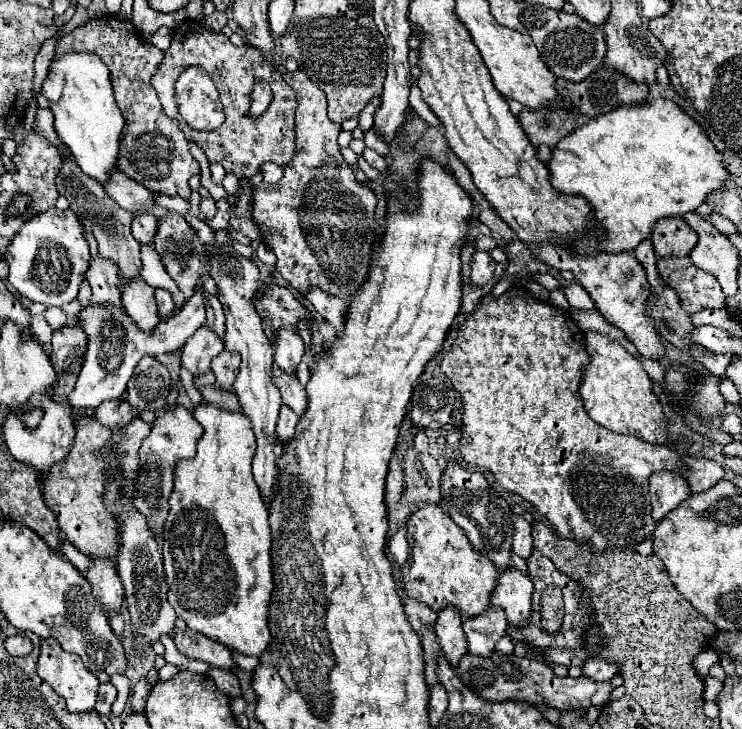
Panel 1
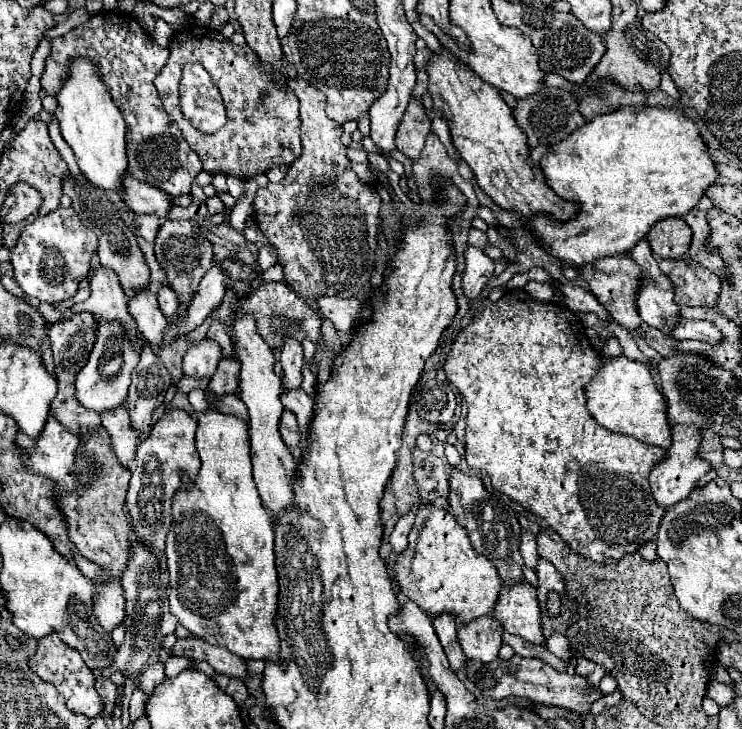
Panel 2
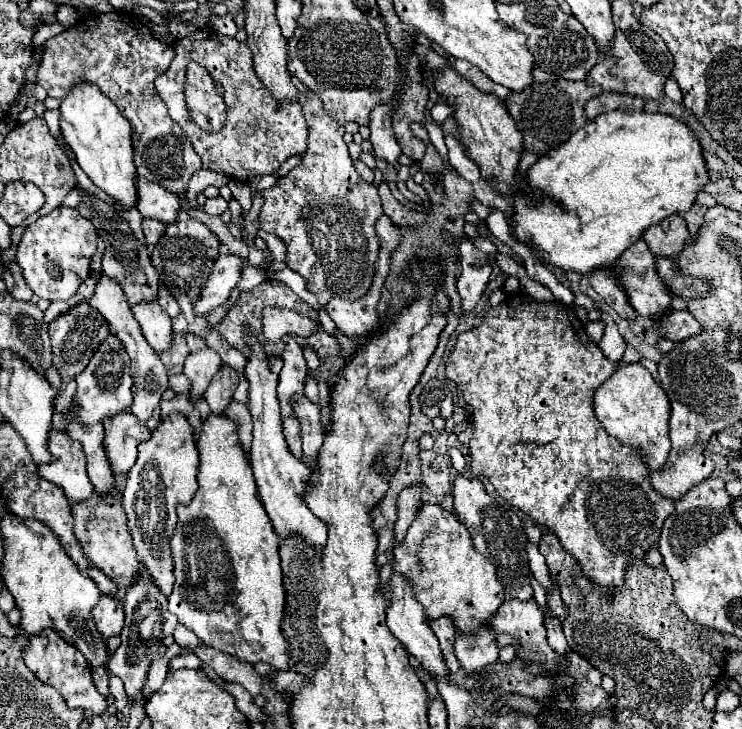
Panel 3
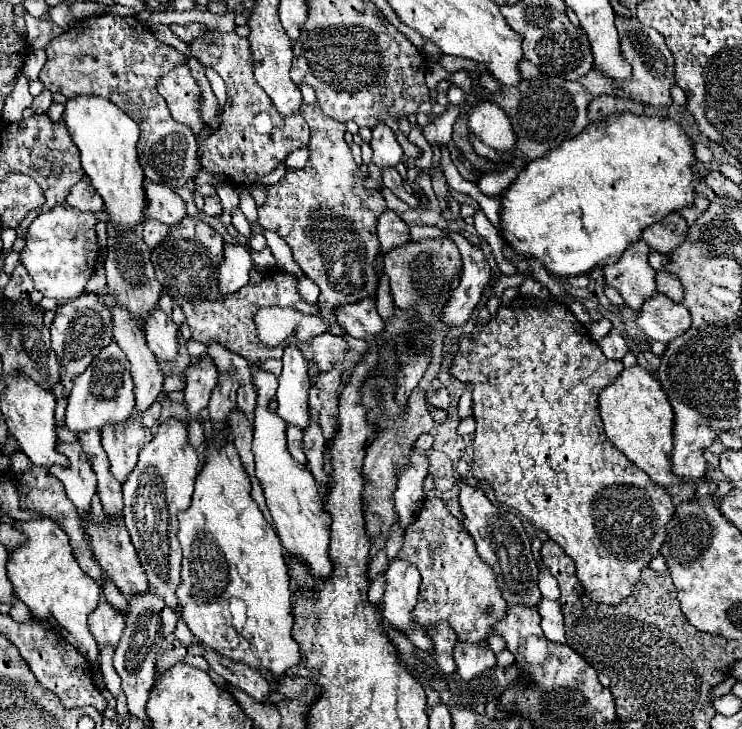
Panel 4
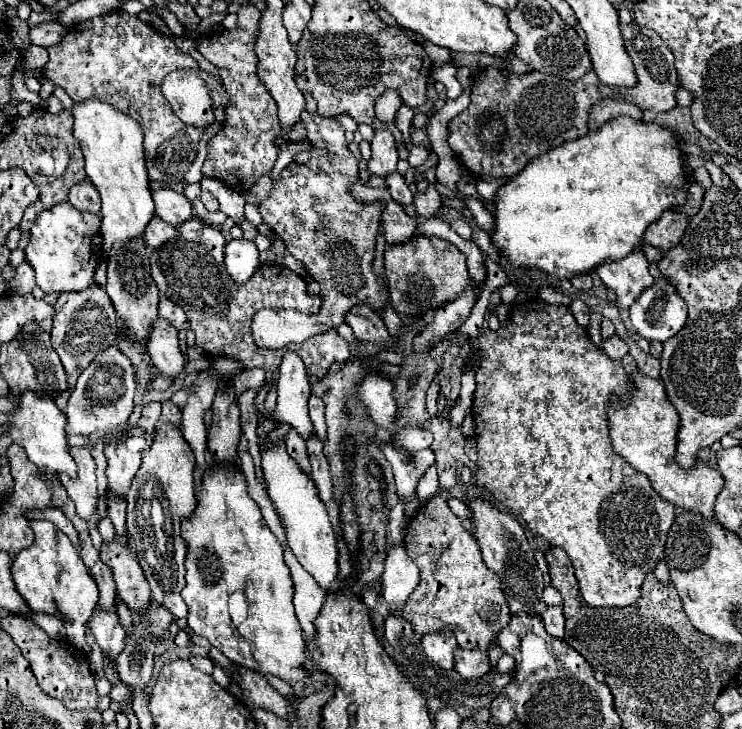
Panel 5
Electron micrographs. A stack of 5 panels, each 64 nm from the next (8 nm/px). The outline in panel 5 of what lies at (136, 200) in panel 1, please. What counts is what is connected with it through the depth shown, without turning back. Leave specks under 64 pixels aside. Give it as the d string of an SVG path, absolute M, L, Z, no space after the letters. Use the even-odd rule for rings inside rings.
M160 186L158 190L152 188L154 198L154 214L162 220L166 220L172 226L178 226L192 218L192 208L186 196L174 192L168 186Z

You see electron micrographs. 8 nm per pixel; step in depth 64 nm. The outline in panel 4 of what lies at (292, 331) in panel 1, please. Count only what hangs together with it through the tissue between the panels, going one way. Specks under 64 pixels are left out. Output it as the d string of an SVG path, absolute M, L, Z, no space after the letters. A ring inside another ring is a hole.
M288 344L282 356L284 368L278 376L278 410L276 414L300 428L308 424L308 390L312 386L308 378L308 364L296 344Z

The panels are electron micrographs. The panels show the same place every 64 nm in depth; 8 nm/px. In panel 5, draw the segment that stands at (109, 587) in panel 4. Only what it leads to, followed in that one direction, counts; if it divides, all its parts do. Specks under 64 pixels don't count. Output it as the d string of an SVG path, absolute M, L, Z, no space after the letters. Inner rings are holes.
M116 600L116 612L118 612L118 616L120 616L120 624L124 626L124 630L126 632L130 632L130 624L132 624L132 612L130 612L130 608L124 604L124 602L120 602L120 600Z

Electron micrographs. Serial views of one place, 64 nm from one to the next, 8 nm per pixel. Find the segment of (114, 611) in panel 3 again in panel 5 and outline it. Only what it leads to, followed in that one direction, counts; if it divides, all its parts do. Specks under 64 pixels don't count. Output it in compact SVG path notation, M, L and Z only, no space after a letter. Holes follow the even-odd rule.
M98 608L92 614L88 626L92 630L94 640L102 646L104 654L108 654L110 660L114 662L114 656L118 656L118 652L122 652L122 640L126 636L122 624L118 622L118 614Z

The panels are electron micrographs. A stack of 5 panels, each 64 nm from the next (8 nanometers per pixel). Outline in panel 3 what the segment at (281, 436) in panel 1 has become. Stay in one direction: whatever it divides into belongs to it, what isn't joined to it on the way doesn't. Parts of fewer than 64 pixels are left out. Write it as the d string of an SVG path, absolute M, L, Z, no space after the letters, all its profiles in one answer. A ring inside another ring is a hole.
M286 416L282 420L282 428L284 428L284 436L286 436L286 442L288 442L288 448L290 452L296 456L296 458L302 458L302 444L300 444L300 424L294 416Z

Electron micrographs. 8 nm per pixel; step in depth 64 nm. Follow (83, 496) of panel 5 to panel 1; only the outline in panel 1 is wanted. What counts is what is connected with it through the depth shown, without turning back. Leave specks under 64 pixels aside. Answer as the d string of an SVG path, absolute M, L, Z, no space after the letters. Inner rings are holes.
M34 394L30 396L30 400L22 406L22 412L26 410L42 410L44 416L38 422L38 426L34 430L30 430L18 416L18 410L10 410L10 414L6 416L4 424L2 424L2 434L4 434L4 442L10 450L10 454L16 460L22 460L24 464L34 466L36 470L46 470L50 468L50 464L56 464L58 460L62 460L62 456L66 456L66 452L70 452L72 444L74 444L74 420L72 420L72 408L68 404L60 404L54 402L52 398L44 396L44 394Z

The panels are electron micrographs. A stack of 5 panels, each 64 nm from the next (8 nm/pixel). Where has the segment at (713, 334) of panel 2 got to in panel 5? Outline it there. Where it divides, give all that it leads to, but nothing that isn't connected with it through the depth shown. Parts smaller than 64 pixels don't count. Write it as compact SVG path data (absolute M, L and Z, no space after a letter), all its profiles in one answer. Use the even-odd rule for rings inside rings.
M656 282L646 288L642 296L630 308L630 320L634 330L648 342L666 342L676 336L688 318L686 302L678 296L674 286Z

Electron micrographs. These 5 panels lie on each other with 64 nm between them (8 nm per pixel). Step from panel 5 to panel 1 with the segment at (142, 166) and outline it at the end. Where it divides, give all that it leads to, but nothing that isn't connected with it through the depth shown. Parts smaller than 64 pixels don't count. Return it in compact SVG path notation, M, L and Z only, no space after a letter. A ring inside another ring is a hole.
M68 52L54 60L48 68L48 76L42 82L42 94L50 102L54 112L54 130L58 138L70 148L78 166L98 180L100 184L116 168L120 134L124 128L122 112L114 100L110 84L110 70L92 52Z

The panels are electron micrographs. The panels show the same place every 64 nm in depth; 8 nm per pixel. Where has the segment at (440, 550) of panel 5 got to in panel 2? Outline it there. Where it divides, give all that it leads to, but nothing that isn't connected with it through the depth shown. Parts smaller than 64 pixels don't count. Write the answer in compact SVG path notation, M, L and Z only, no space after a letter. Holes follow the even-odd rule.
M434 504L422 506L416 512L408 540L408 550L396 560L396 578L402 594L416 602L424 612L450 612L462 618L464 624L492 612L502 590L502 580L494 564L472 548L468 532L450 512L436 508Z

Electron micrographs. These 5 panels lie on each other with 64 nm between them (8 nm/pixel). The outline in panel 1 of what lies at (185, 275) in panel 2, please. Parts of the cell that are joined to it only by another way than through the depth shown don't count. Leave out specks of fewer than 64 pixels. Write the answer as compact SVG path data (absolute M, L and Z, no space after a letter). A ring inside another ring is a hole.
M168 210L166 216L162 216L158 220L158 230L154 236L154 248L160 254L160 258L166 266L166 272L178 282L178 288L184 292L184 296L186 298L194 296L196 282L200 278L200 268L206 266L206 252L204 252L204 244L200 242L200 238L194 232L194 228L182 218L182 214Z

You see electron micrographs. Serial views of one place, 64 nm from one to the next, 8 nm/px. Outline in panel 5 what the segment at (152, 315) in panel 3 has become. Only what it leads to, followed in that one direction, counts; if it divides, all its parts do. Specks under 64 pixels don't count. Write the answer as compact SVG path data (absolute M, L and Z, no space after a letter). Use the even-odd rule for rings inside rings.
M156 318L152 328L150 328L150 336L148 336L148 356L152 366L170 378L178 378L180 372L184 370L184 356L180 352L180 344L178 344L178 330L166 322L164 318Z

